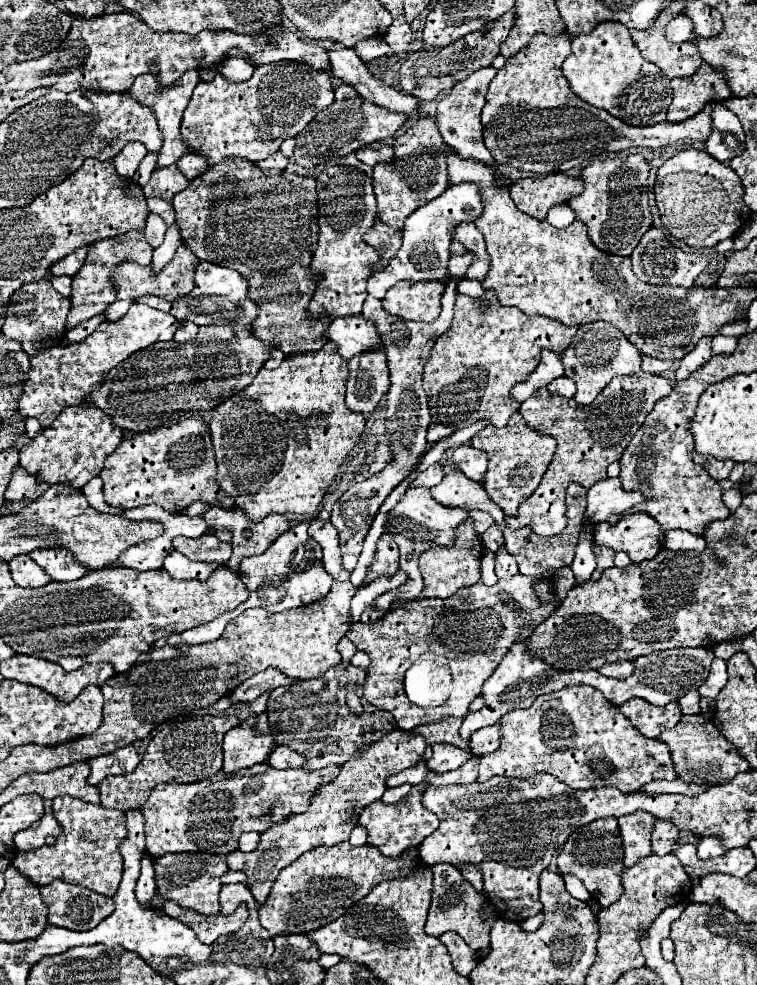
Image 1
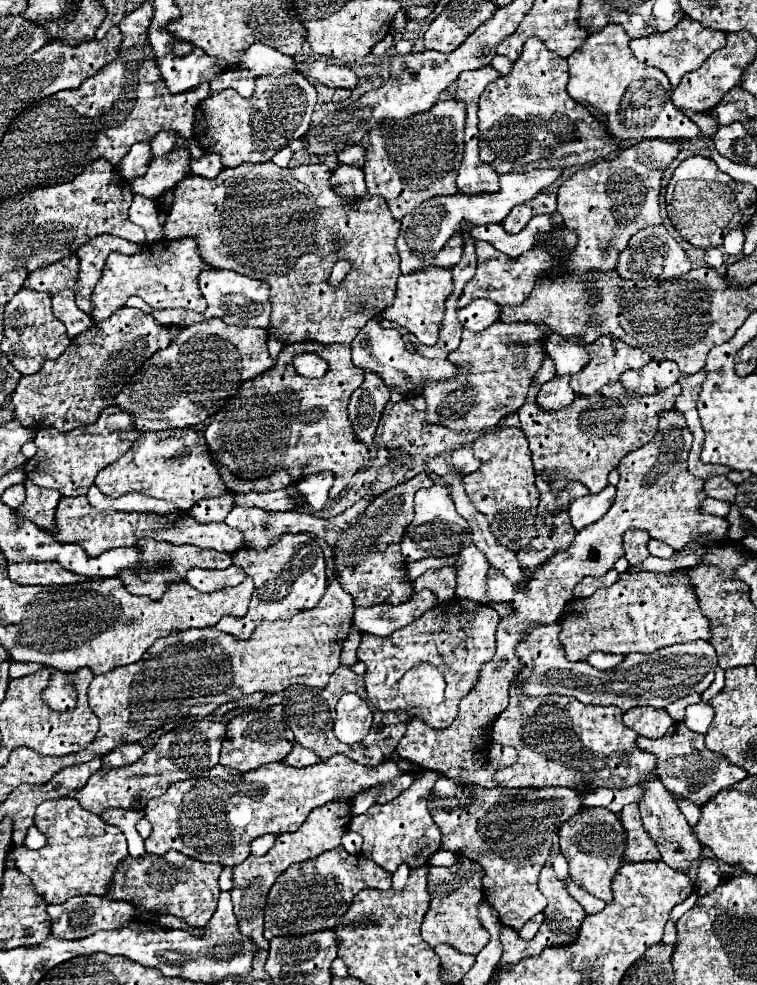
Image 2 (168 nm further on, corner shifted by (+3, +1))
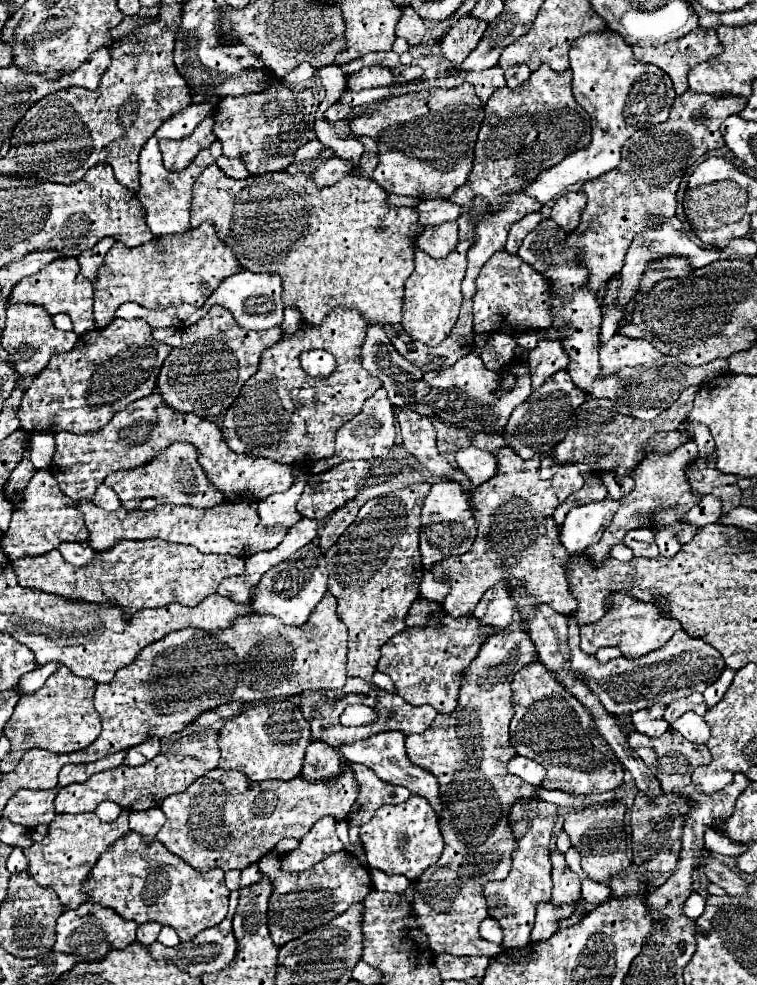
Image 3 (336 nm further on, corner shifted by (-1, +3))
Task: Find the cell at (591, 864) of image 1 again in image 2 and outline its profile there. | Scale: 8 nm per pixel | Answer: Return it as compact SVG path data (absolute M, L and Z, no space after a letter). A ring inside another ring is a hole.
M585 808L581 814L575 814L565 828L559 830L561 854L569 864L569 874L577 886L589 894L601 898L605 904L613 902L611 880L623 862L625 848L625 830L619 822L619 816L607 808Z

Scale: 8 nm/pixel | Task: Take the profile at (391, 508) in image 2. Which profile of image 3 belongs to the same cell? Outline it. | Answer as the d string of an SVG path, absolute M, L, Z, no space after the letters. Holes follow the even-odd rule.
M413 484L403 490L373 498L365 502L355 518L355 522L345 530L343 536L325 552L327 572L329 572L329 594L337 600L337 614L347 624L349 630L349 652L347 652L347 676L363 678L373 686L371 676L377 670L379 650L395 634L405 630L405 616L413 600L419 594L419 582L423 578L423 564L419 554L419 530L421 530L421 506L429 494L431 484Z

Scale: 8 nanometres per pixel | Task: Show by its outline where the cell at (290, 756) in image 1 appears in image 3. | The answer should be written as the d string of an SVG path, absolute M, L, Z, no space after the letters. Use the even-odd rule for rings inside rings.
M311 742L305 754L303 776L305 780L335 780L341 774L337 750L325 742Z

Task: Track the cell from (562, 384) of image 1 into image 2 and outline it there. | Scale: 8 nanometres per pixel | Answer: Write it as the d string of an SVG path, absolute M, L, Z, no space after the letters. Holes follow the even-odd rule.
M555 376L541 386L537 402L545 410L559 410L563 406L569 406L569 402L573 402L573 398L575 398L575 392L569 386L569 376L565 376L565 378Z

